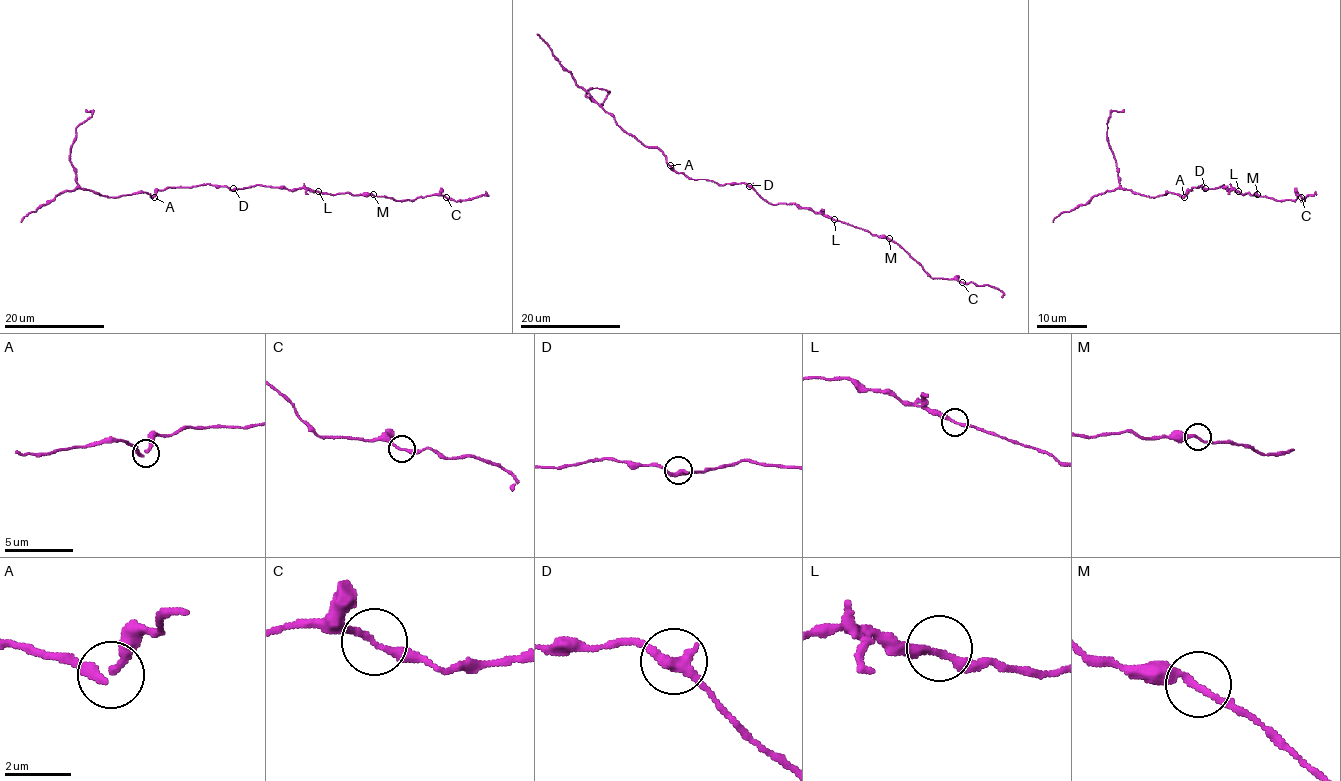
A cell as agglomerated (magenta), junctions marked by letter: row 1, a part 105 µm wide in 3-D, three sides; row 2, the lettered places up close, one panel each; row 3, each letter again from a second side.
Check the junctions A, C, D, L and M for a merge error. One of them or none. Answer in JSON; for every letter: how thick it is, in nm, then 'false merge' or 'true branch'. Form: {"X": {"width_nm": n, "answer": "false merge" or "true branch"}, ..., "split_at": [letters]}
{"A": {"width_nm": 240, "answer": "true branch"}, "C": {"width_nm": 200, "answer": "true branch"}, "D": {"width_nm": 320, "answer": "true branch"}, "L": {"width_nm": 240, "answer": "true branch"}, "M": {"width_nm": 220, "answer": "true branch"}, "split_at": []}

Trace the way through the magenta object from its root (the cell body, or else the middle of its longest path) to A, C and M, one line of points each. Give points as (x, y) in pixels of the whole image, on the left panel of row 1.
A: (233, 189), (211, 184), (168, 187), (158, 189), (153, 197)
C: (233, 189), (262, 184), (289, 189), (308, 188), (330, 194), (385, 196), (397, 201), (433, 194), (446, 197)
M: (233, 189), (262, 184), (289, 189), (308, 188), (330, 194), (373, 194)

